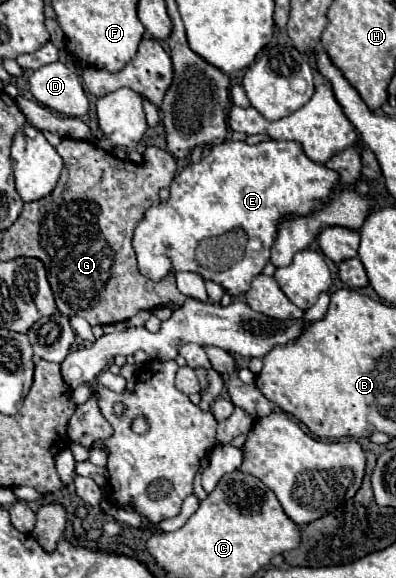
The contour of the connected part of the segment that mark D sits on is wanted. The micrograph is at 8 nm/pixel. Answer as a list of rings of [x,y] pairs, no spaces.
[[[60,61],[34,71],[28,83],[34,99],[52,111],[68,117],[82,117],[88,113],[88,97],[80,75]]]

